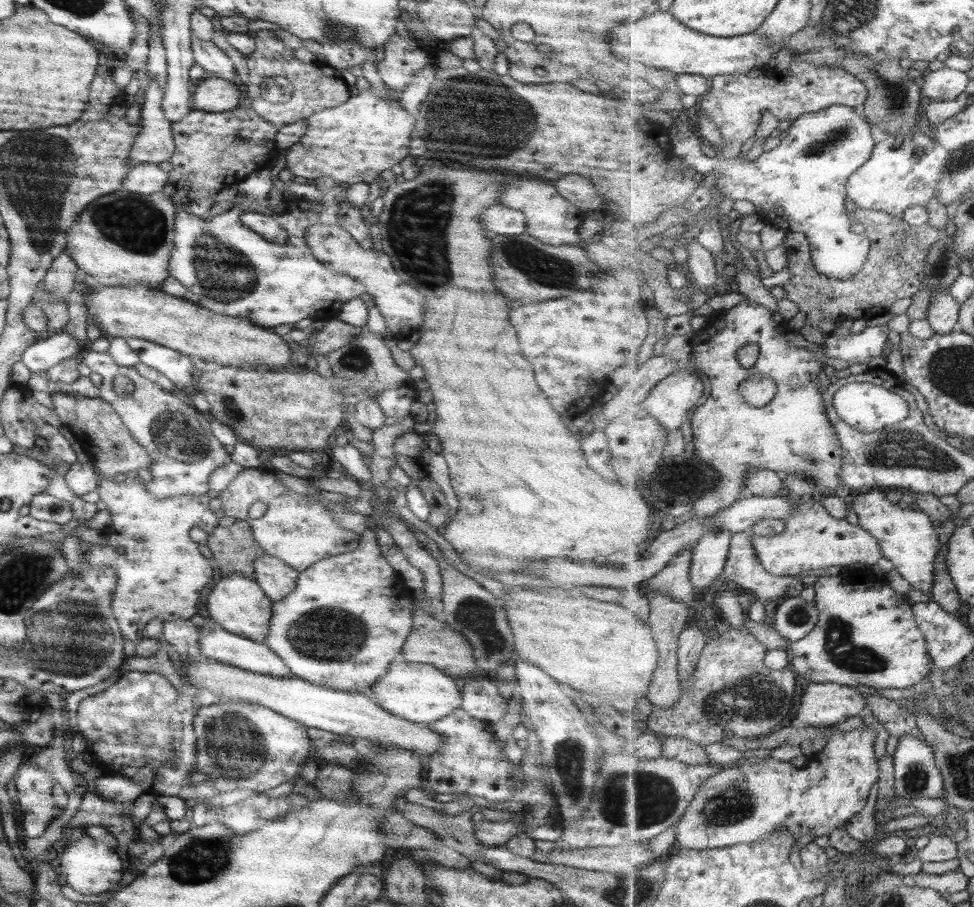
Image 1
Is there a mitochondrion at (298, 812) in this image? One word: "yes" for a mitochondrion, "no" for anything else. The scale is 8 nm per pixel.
no

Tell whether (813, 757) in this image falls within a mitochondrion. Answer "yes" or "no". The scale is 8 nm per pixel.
no

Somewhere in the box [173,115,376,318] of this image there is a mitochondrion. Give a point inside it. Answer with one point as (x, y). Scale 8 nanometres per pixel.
(226, 269)

